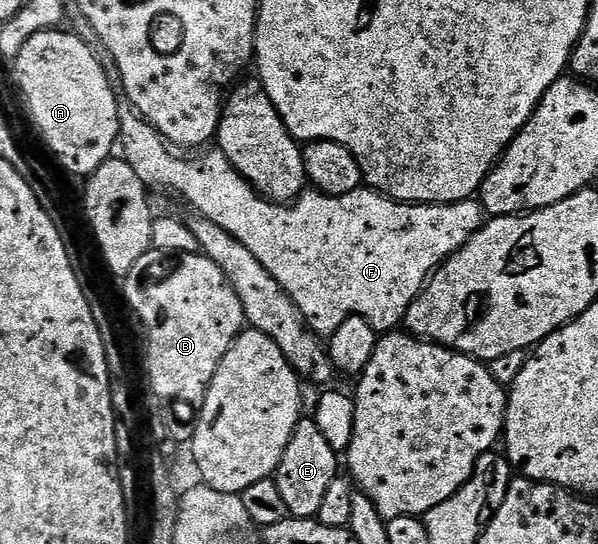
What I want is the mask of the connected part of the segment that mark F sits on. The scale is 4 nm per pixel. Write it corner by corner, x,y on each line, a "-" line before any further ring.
129,101
120,102
119,105
118,146
121,148
121,157
129,165
129,169
133,169
133,173
137,173
137,177
141,177
141,181
146,187
149,189
164,187
167,191
176,191
176,193
195,210
194,214
196,216
213,221
213,225
221,225
221,229
225,229
225,233
237,237
237,241
241,241
241,245
245,245
245,249
249,249
249,253
253,253
253,257
257,257
257,261
261,261
261,265
265,265
265,269
269,269
269,273
273,273
273,277
281,285
281,289
285,289
285,293
289,293
289,297
297,305
297,309
303,315
303,320
306,321
307,326
320,337
330,337
330,335
341,326
341,321
345,321
354,315
361,317
365,321
369,321
369,325
373,325
373,329
377,333
386,333
396,330
396,328
406,320
409,305
413,305
413,301
423,292
423,287
427,284
427,280
431,278
435,270
437,270
450,255
457,253
457,249
461,249
461,245
465,245
465,241
469,241
469,237
473,237
473,233
477,233
485,222
483,204
475,197
466,199
460,203
448,204
399,203
395,199
391,199
388,195
382,195
379,191
370,189
360,189
353,193
345,193
341,197
333,197
332,195
326,195
314,189
307,189
290,205
280,205
270,199
264,199
263,196
252,187
248,179
241,177
241,173
237,173
237,169
233,169
229,157
225,157
223,151
207,149
200,154
204,154
200,159
182,159
182,157
179,156
182,154
176,153
164,135
159,132
144,115
141,115
137,108

